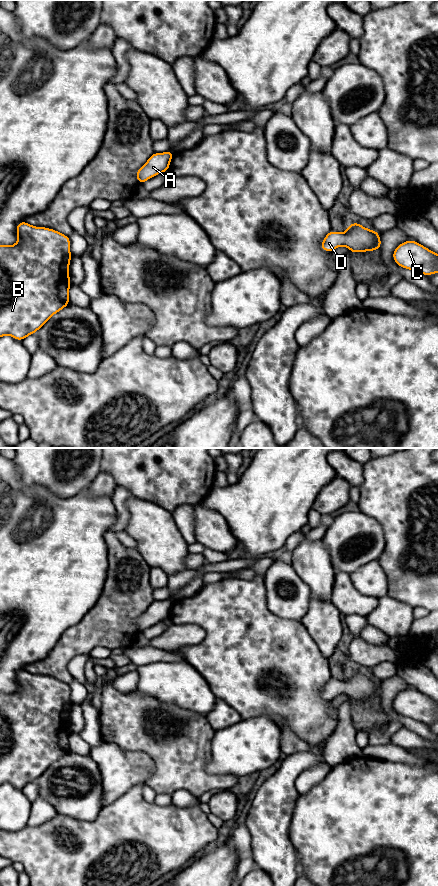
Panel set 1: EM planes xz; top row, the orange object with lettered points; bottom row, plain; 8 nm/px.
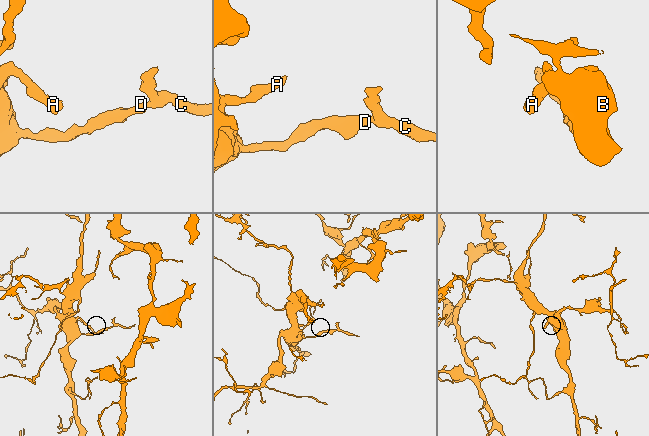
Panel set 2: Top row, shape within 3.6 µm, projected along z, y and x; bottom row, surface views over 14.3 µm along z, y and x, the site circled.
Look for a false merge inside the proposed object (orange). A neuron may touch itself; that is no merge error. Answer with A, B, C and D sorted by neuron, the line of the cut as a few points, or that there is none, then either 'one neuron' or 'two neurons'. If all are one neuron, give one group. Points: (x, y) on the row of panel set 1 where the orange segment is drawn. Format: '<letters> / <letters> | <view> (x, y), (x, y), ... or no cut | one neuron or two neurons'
A B C D | no cut | one neuron

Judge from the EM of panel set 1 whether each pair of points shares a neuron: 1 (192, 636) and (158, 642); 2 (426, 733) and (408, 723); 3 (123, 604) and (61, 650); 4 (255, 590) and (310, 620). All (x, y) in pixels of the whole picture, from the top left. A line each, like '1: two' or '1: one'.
1: one
2: one
3: one
4: two

